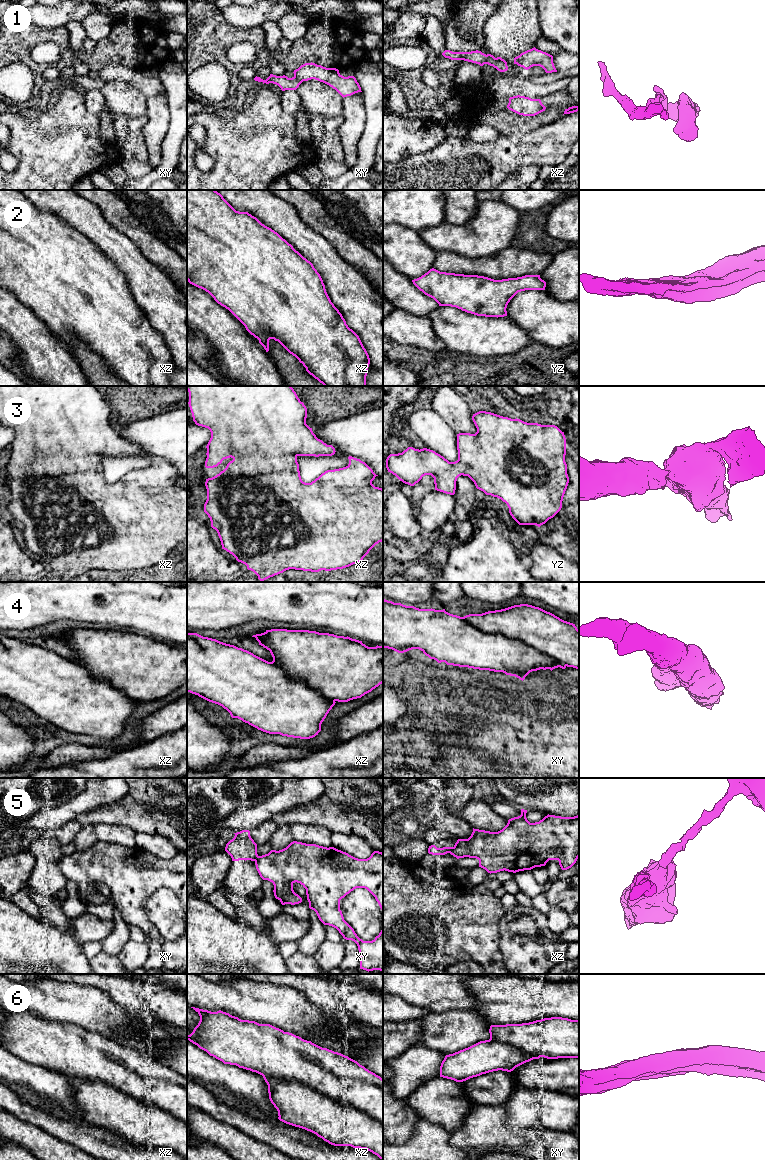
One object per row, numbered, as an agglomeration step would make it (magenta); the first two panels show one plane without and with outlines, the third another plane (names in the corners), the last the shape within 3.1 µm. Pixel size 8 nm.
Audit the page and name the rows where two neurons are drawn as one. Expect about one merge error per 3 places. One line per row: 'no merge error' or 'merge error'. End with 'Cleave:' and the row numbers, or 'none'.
1: merge error
2: no merge error
3: no merge error
4: merge error
5: merge error
6: merge error
Cleave: 1, 4, 5, 6

